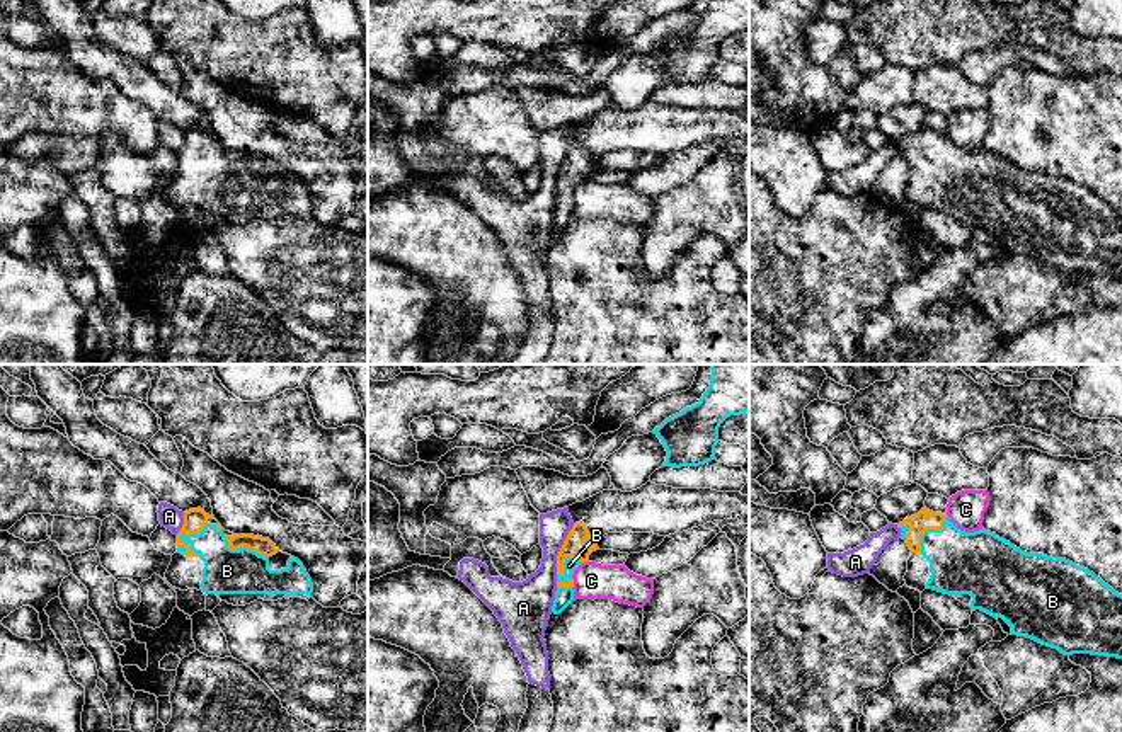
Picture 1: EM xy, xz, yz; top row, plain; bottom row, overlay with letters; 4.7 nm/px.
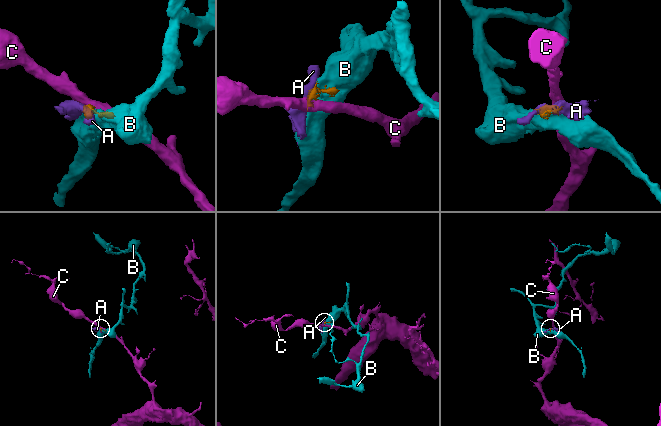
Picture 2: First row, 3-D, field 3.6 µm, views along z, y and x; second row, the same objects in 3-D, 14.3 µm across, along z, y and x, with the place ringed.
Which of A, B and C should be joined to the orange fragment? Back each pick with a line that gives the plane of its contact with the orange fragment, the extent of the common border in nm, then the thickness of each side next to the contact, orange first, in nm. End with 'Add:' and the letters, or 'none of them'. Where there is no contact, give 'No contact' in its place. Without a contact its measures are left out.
B: Touches orange in xy. Shared border 200 nm. Thickness 110 nm (orange) against 220 nm
Add: B

